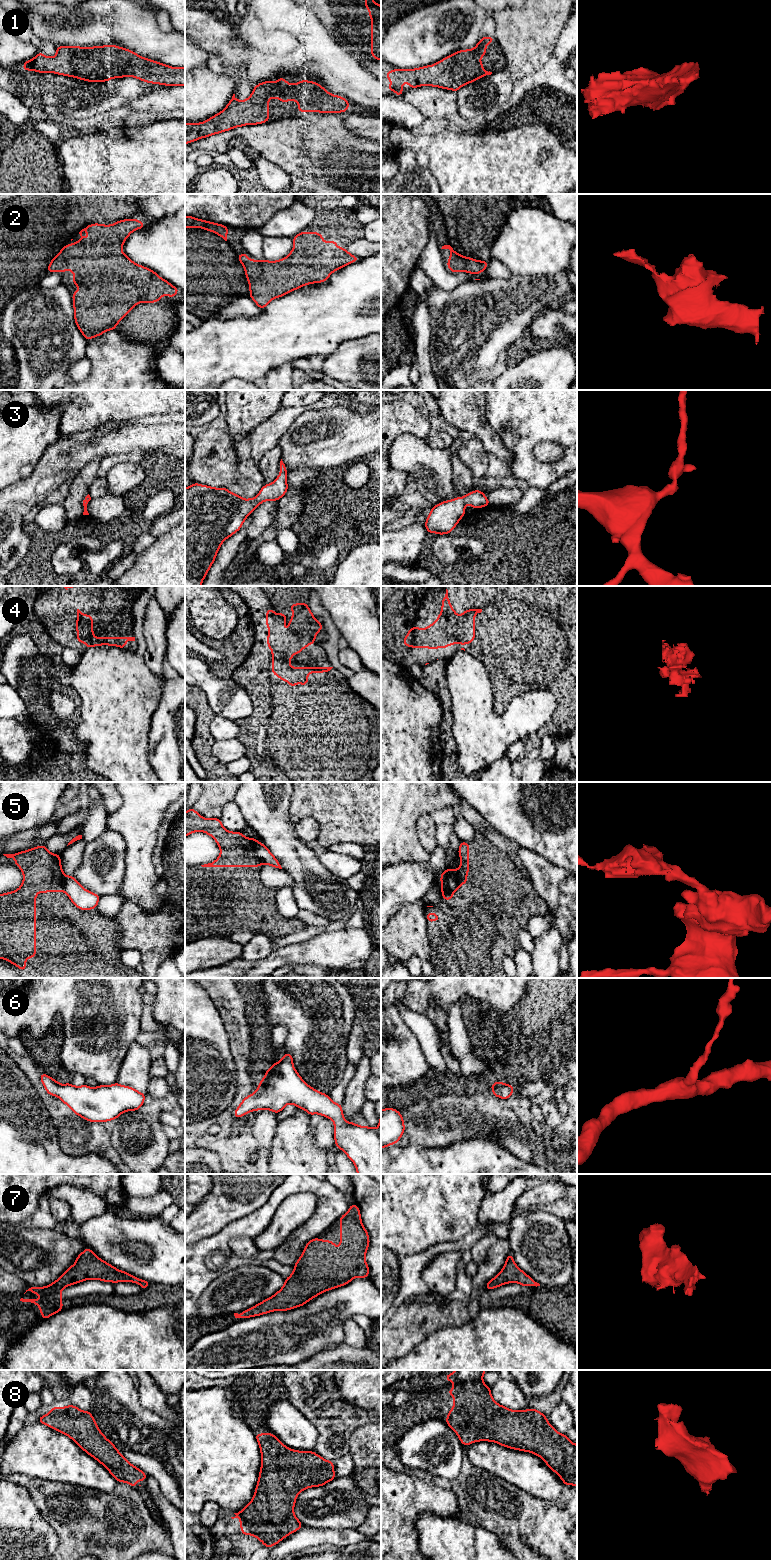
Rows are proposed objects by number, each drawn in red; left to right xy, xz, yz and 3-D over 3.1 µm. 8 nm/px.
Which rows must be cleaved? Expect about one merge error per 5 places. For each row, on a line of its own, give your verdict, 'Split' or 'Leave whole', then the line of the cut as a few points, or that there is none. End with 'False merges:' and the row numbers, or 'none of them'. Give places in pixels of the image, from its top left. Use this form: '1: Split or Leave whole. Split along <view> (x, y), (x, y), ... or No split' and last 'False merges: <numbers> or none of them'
1: Leave whole. No split
2: Leave whole. No split
3: Leave whole. No split
4: Leave whole. No split
5: Split. Split along yz (450, 869), (455, 880), (455, 888), (453, 890)
6: Leave whole. No split
7: Leave whole. No split
8: Leave whole. No split
False merges: 5

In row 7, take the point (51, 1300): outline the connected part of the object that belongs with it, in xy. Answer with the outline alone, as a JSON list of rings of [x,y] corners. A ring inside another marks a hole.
[[[85,1248],[85,1250],[78,1255],[75,1263],[56,1281],[45,1287],[30,1285],[30,1288],[26,1290],[26,1292],[30,1291],[39,1295],[41,1297],[40,1300],[21,1298],[20,1301],[31,1302],[37,1305],[40,1308],[42,1320],[44,1320],[63,1309],[61,1291],[64,1288],[90,1279],[112,1283],[137,1283],[141,1286],[142,1290],[151,1284],[148,1281],[139,1279],[125,1271],[115,1268],[111,1264],[100,1259],[93,1250]]]

